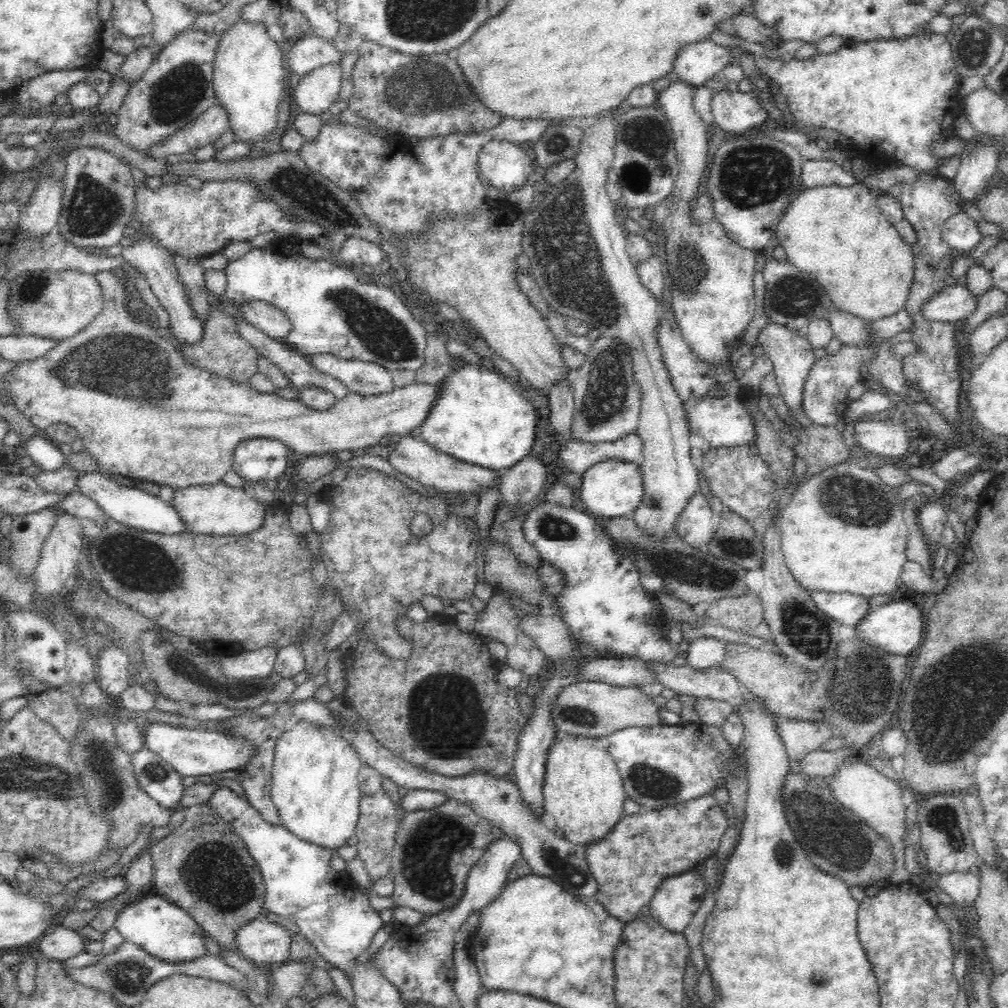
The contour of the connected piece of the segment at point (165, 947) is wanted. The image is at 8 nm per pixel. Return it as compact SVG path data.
M158 894L124 905L119 910L114 927L124 940L138 944L152 956L166 962L186 962L209 954L204 947L203 928L194 917Z

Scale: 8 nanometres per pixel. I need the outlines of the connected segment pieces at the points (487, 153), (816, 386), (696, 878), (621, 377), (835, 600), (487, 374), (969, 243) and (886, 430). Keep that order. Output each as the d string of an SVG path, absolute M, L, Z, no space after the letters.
M489 140L480 149L479 172L489 184L510 193L529 178L532 160L520 145L508 141Z
M873 344L867 347L858 347L858 345L844 345L841 350L835 356L826 355L823 358L818 359L810 369L809 376L806 378L803 386L803 396L801 403L801 413L802 421L807 424L822 425L822 426L832 426L835 425L840 418L843 418L843 413L849 406L848 389L852 388L854 384L858 381L858 376L863 372L863 367L866 366L866 362L870 358L874 358L874 352L878 348L874 348Z
M697 867L669 875L650 898L650 915L666 930L682 933L700 908L706 889L703 875Z
M600 335L586 355L584 366L573 373L571 387L575 401L571 439L604 444L635 432L642 408L642 391L635 381L626 345Z
M808 590L810 601L814 601L814 607L828 615L830 619L840 625L856 626L872 607L873 600L864 596L852 596L852 594L834 593L826 591Z
M452 357L454 368L438 382L438 399L422 422L420 438L461 461L502 472L531 454L536 416L530 397L498 371Z
M964 207L944 223L941 235L950 248L964 255L972 250L983 236L977 222L967 215Z
M873 420L853 424L857 449L882 457L896 458L909 449L912 434L900 423Z

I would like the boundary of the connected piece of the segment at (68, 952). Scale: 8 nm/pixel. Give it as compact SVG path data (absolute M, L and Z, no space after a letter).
M57 924L39 938L38 949L46 959L63 961L84 952L84 940L75 930Z

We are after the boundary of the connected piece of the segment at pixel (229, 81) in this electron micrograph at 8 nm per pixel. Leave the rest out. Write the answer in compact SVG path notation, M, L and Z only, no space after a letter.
M240 19L219 37L215 51L213 89L216 102L228 113L229 130L238 141L248 144L263 141L275 131L279 104L288 97L282 49L268 36L262 23Z

